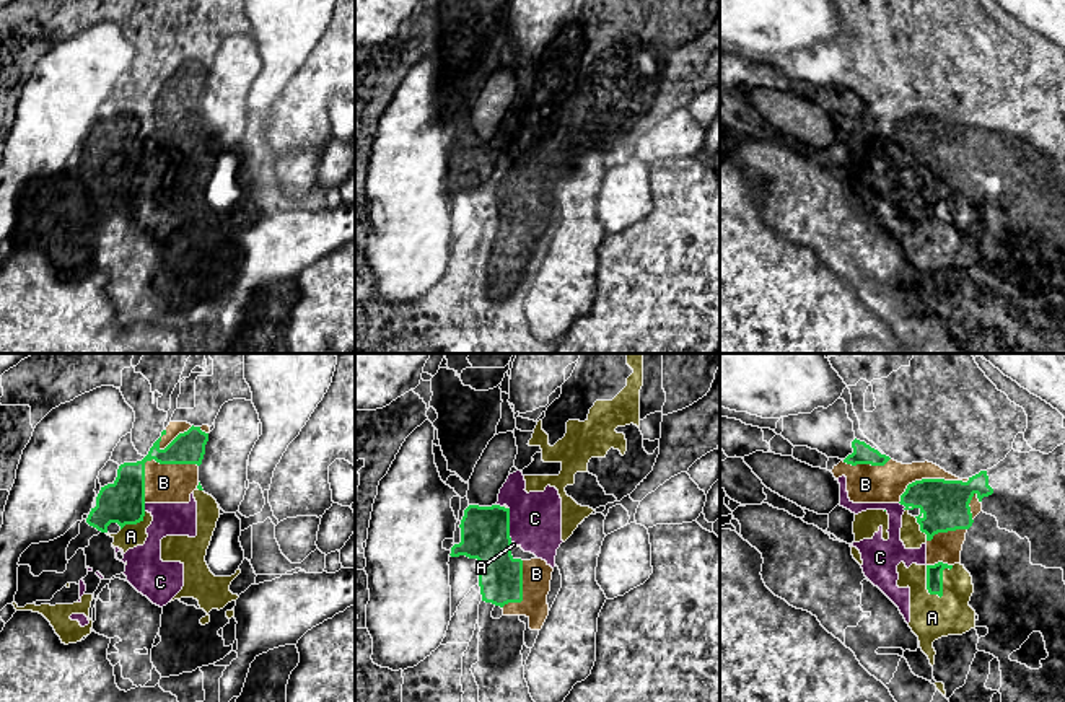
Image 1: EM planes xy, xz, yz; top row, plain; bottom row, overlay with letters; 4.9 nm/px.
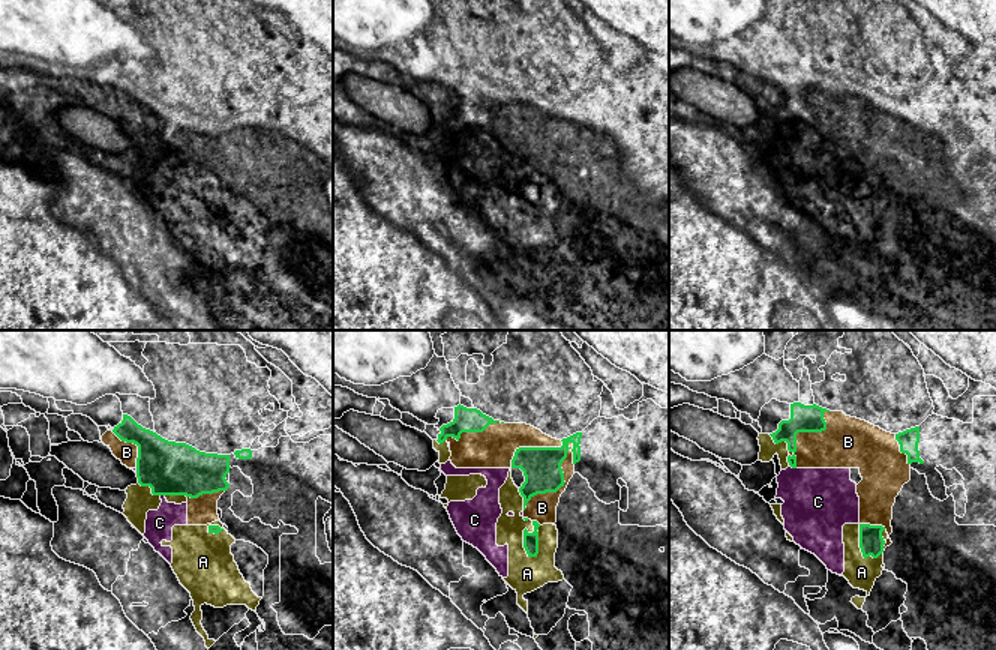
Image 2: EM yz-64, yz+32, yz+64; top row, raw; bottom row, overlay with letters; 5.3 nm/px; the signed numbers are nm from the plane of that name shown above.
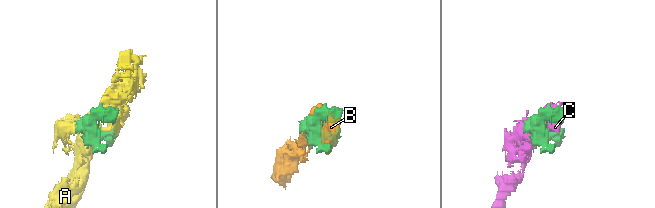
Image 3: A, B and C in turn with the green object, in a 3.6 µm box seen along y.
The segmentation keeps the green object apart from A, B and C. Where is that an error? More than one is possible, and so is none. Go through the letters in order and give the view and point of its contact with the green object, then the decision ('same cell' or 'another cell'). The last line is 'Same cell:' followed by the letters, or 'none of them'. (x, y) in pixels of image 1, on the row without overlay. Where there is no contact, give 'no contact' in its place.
A: yz (942, 219) | another cell
B: xy (152, 93) | another cell
C: xz (508, 160) | another cell
Same cell: none of them

